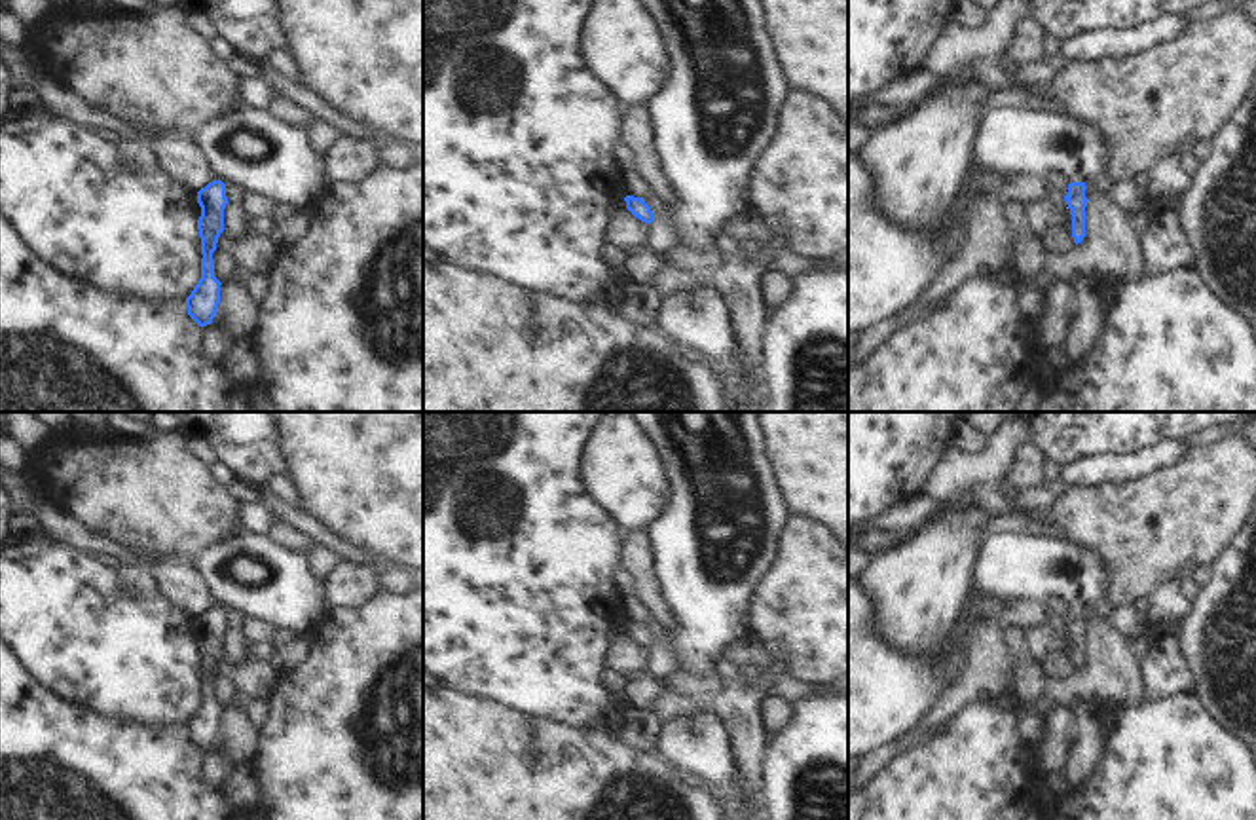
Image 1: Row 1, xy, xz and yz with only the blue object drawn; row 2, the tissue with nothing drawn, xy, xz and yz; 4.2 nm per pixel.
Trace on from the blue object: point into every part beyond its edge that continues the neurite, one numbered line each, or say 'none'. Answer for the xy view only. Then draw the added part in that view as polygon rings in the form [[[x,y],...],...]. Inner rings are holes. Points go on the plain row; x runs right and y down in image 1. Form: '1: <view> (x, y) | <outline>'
none

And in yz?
1: yz (890, 689) | [[[987,535],[971,592],[947,643],[928,655],[903,651],[877,628],[877,611],[859,577],[848,575],[848,759],[865,759],[875,748],[905,736],[935,706],[966,666],[968,642],[977,628],[985,602],[1004,606],[1015,600],[1045,604],[1062,600],[1068,607],[1095,607],[1104,602],[1110,575],[1095,550],[1070,539],[1047,535]]]

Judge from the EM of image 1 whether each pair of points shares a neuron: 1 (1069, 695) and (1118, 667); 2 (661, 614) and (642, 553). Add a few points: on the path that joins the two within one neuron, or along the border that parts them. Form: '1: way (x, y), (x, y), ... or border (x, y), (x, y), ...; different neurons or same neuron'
1: way (1080, 684), (1107, 678); same neuron
2: way (651, 598), (642, 568); same neuron

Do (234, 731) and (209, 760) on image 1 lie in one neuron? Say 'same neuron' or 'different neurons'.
same neuron

